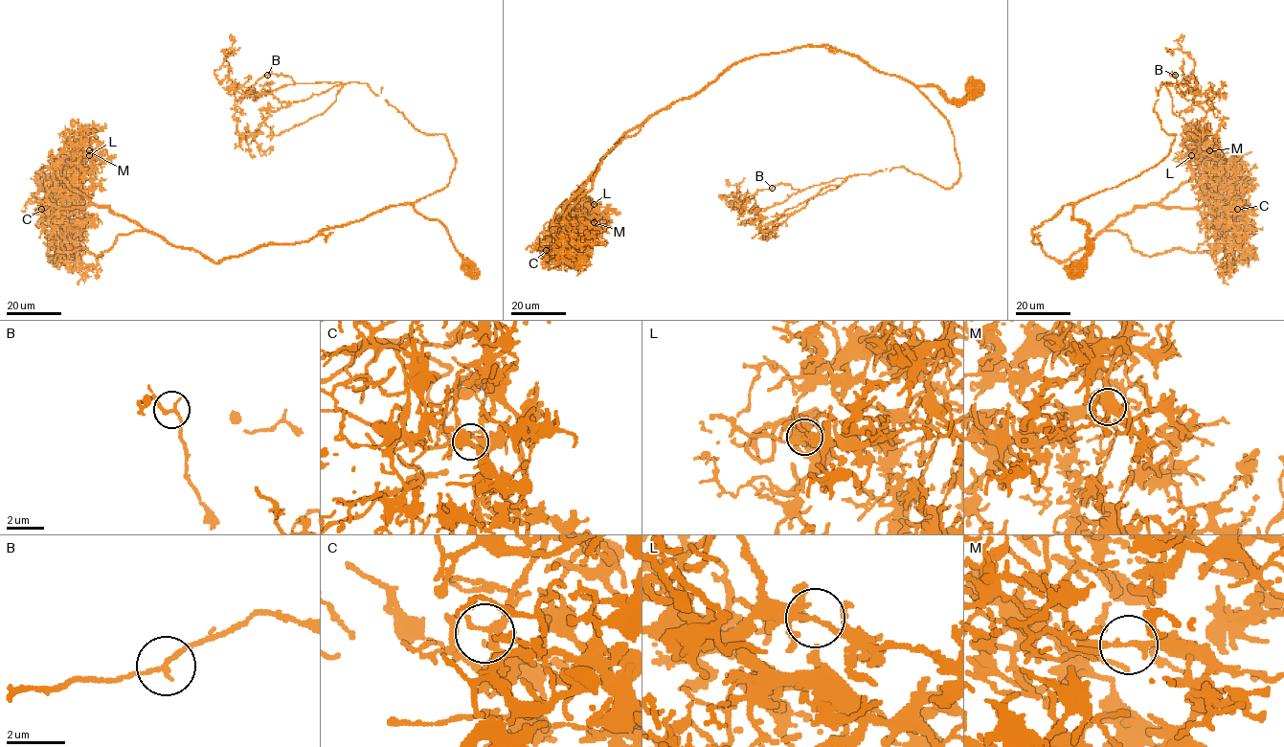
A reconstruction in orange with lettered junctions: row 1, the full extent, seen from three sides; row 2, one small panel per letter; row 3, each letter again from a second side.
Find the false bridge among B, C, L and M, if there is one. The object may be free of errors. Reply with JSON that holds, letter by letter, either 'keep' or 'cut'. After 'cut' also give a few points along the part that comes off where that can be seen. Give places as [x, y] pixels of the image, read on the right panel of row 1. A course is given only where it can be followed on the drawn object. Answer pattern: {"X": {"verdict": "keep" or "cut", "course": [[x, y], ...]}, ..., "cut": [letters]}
{"B": {"verdict": "keep"}, "C": {"verdict": "keep"}, "L": {"verdict": "keep"}, "M": {"verdict": "keep"}, "cut": []}

